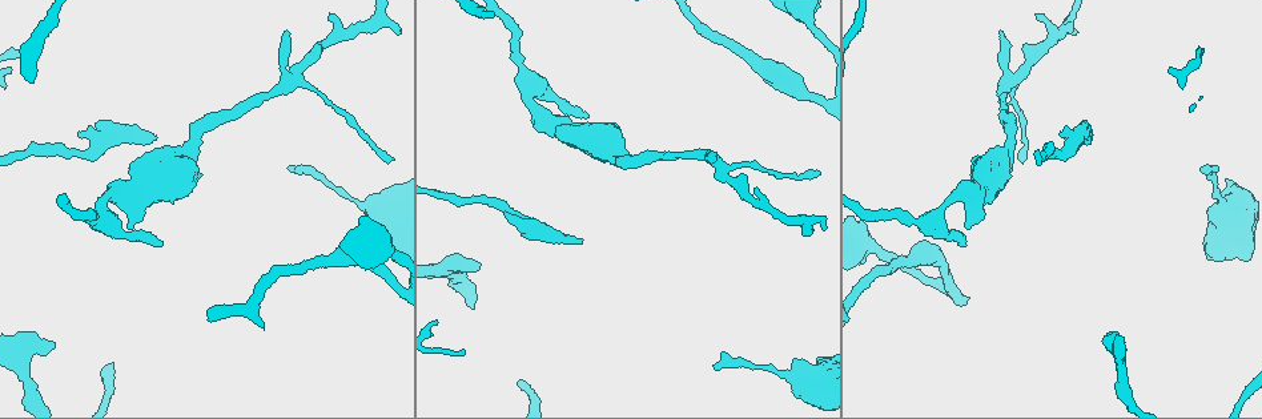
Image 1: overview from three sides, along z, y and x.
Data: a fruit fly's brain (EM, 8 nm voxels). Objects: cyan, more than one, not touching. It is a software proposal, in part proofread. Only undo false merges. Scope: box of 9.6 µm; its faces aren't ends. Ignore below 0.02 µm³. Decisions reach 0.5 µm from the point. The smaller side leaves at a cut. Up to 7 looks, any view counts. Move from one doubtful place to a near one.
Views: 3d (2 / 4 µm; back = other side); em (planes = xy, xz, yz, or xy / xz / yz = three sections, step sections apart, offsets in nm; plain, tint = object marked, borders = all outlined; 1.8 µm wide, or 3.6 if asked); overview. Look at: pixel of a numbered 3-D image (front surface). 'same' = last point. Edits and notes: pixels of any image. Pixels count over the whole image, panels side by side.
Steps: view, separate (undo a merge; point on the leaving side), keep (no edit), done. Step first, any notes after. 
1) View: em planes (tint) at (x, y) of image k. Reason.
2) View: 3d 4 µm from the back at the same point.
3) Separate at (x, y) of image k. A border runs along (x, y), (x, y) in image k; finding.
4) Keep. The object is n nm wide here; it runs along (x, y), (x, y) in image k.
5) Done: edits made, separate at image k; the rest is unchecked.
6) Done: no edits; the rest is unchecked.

View: em planes (borders) at (519, 222) of image 1. Sudden change in width.

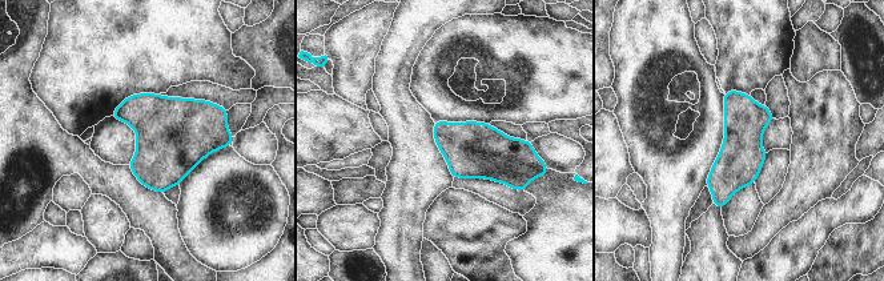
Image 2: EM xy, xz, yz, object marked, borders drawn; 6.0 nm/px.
Keep. All the same cell.

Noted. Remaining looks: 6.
View: em planes (tint) at (1218, 189) of image 1. A narrow waist.

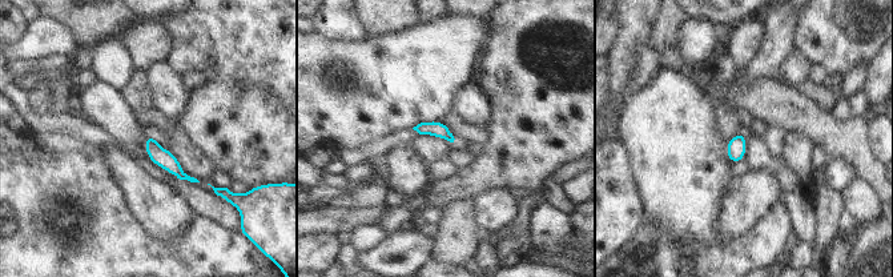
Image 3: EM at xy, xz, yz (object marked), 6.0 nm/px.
Keep. It runs along (149, 140), (182, 176) in image 3; continuous, no second cell.

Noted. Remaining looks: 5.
View: em yz step 16 (plain) at (719, 166) of image 1.

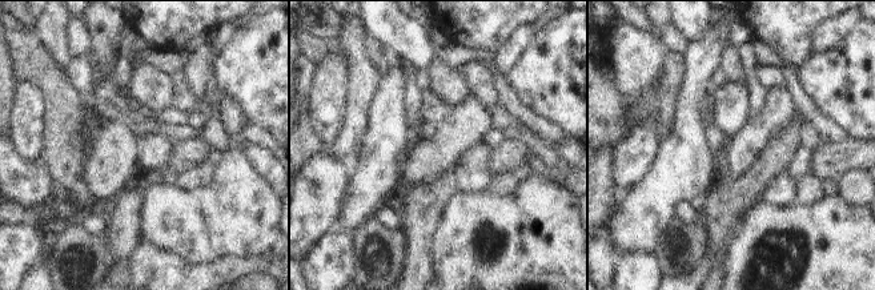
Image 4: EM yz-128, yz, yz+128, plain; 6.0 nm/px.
View: em yz step 16 (tint) at the same point. With the object marked.

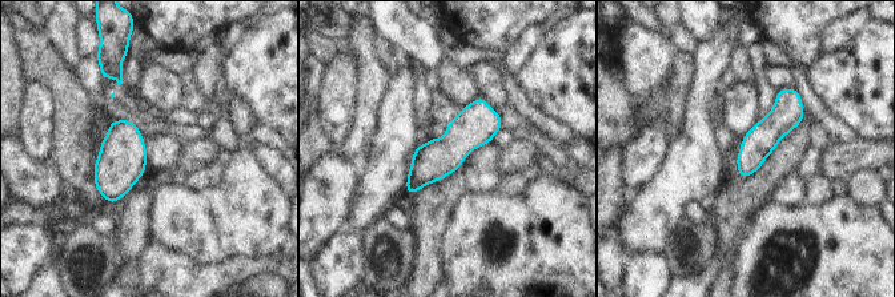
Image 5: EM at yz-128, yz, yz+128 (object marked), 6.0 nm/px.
Keep. It runs along (498, 117), (477, 123), (409, 189) in image 5; all the same cell.

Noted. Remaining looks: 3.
Done: no edits; the rest is unchecked.

